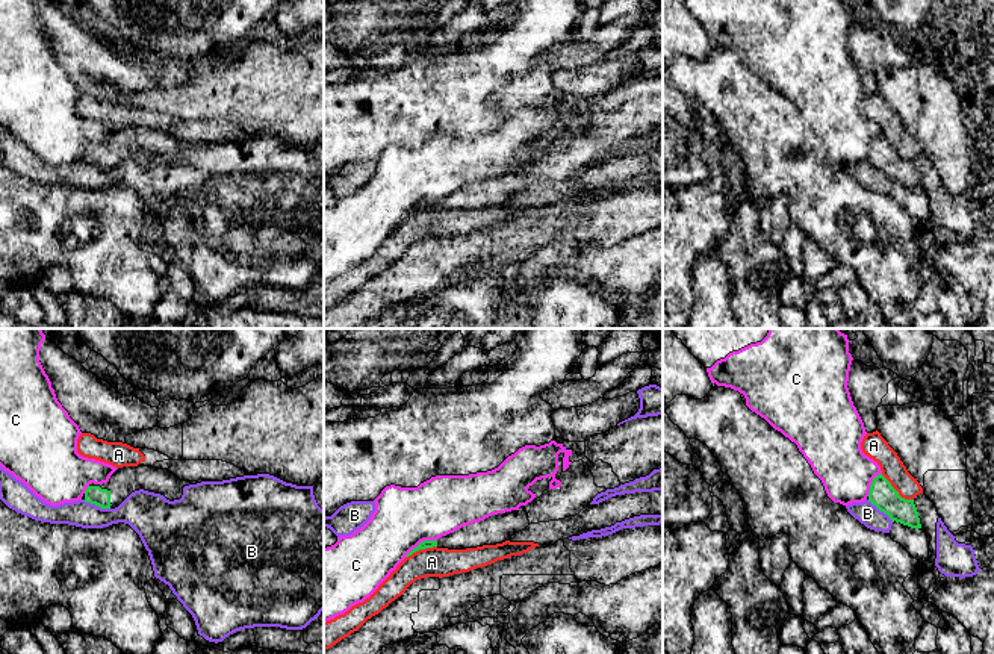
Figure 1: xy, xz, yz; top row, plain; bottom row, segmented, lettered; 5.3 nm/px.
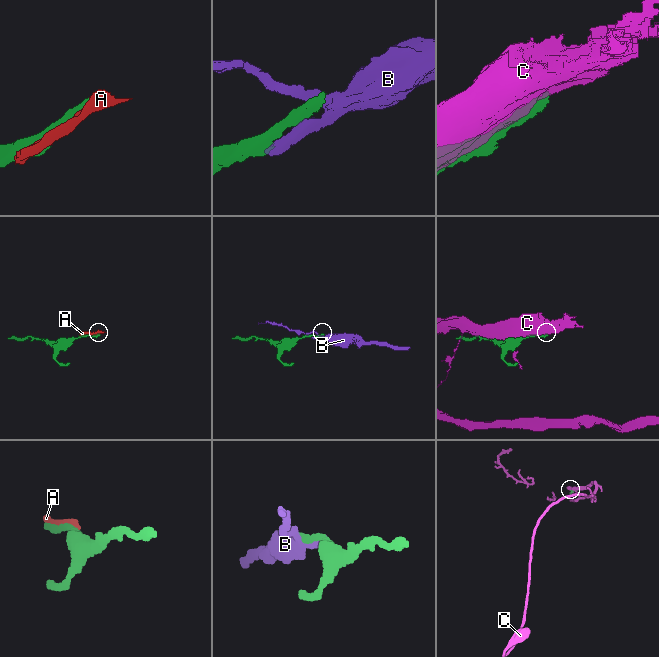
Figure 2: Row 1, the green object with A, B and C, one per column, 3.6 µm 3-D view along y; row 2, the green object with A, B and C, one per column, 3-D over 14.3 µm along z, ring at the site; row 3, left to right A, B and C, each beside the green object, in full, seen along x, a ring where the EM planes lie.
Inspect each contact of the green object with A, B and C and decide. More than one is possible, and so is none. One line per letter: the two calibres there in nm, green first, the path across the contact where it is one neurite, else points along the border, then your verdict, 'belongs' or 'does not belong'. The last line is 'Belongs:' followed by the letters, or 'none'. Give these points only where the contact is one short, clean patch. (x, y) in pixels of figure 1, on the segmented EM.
A: 140/120 nm | does not belong
B: 140/120 nm | does not belong
C: 50/320 nm | does not belong
Belongs: none

